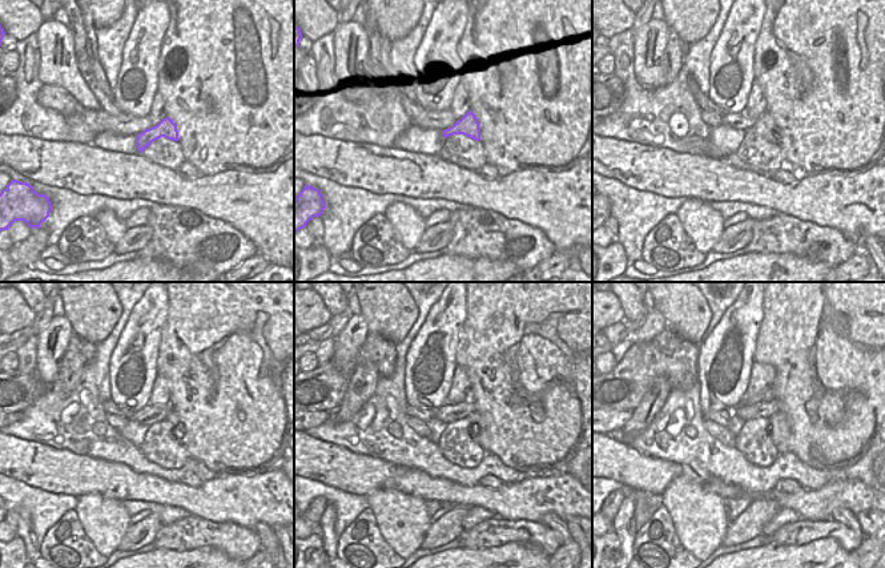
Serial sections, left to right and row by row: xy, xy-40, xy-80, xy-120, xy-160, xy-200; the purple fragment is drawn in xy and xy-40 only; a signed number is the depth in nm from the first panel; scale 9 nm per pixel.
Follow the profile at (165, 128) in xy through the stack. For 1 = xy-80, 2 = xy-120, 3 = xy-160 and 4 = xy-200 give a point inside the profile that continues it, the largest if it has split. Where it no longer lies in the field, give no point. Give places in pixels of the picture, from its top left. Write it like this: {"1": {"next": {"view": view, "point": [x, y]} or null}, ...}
{"1": {"next": {"view": "xy-80", "point": [764, 127]}}, "2": {"next": {"view": "xy-120", "point": [172, 418]}}, "3": {"next": {"view": "xy-160", "point": [477, 422]}}, "4": {"next": {"view": "xy-200", "point": [779, 426]}}}

